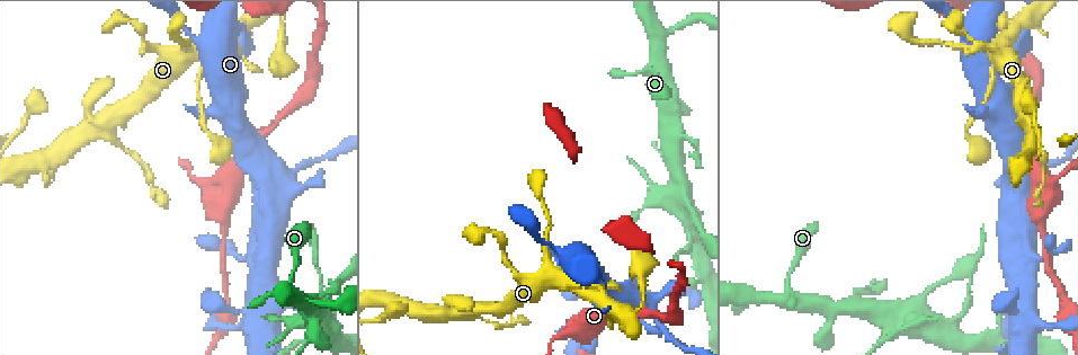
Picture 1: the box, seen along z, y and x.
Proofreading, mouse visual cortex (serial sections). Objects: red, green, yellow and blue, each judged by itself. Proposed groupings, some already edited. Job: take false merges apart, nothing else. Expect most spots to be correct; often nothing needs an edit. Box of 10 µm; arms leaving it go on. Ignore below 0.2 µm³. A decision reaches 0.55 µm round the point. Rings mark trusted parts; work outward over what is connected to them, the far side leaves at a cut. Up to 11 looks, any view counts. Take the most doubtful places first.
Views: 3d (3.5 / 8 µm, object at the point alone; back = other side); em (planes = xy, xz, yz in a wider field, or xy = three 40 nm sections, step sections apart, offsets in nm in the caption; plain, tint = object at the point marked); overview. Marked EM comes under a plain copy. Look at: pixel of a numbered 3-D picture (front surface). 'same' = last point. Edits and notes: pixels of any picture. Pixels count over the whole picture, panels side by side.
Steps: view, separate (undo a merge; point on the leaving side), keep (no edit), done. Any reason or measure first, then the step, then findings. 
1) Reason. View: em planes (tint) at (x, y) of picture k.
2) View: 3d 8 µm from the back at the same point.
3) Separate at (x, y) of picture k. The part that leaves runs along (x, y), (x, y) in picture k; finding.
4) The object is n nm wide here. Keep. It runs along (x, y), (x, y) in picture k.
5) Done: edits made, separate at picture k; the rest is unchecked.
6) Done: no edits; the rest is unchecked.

Abrupt turn. View: 3d 8 µm at (562, 273) of picture 1.

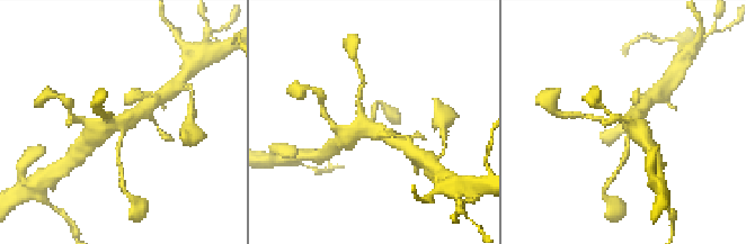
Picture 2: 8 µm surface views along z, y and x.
Closer look. View: 3d 3.5 µm at the same point.

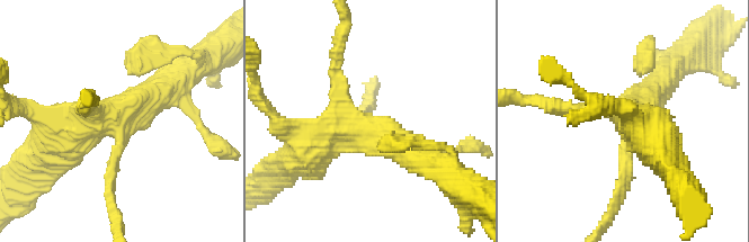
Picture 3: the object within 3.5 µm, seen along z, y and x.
Need the tissue. View: em xy step 1 (tint) at (118, 139) of picture 3.

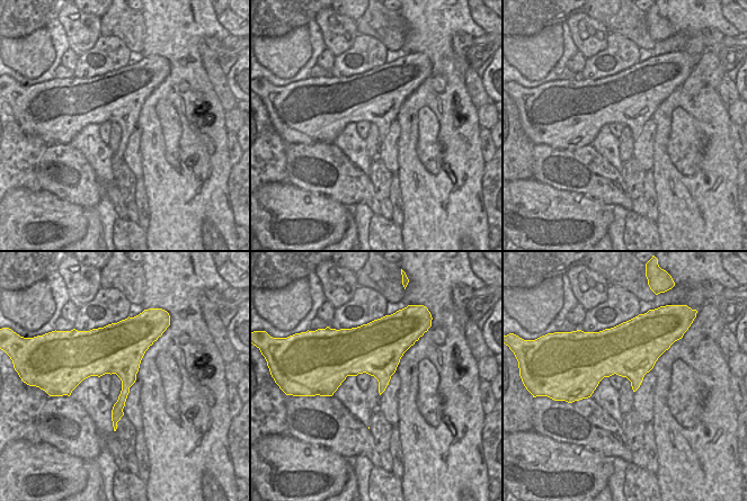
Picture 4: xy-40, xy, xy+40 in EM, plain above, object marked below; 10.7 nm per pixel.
Keep. It runs along (63, 128), (112, 118), (112, 212) in picture 3; all the same cell.

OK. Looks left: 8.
View: 3d 3.5 µm at (647, 305) of picture 1.

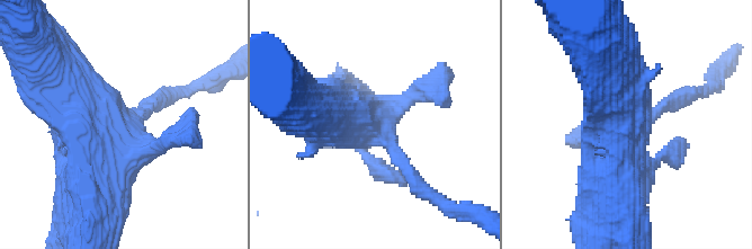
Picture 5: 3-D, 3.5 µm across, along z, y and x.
View: em xy step 2 (tint) at (370, 129) of picture 5.

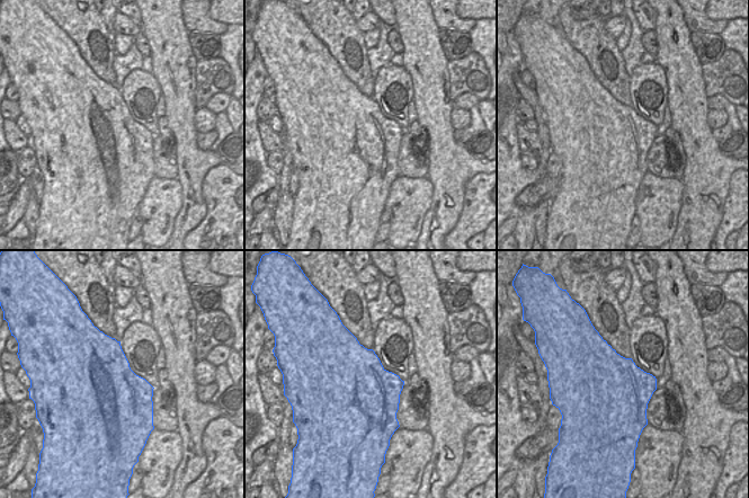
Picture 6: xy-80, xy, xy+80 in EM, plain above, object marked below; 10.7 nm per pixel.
The object is 850 nm wide here. Keep. It runs along (52, 67), (92, 129), (92, 205) in picture 5; one cell here.

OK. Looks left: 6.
View: 3d 3.5 µm at (1032, 325) of picture 1.

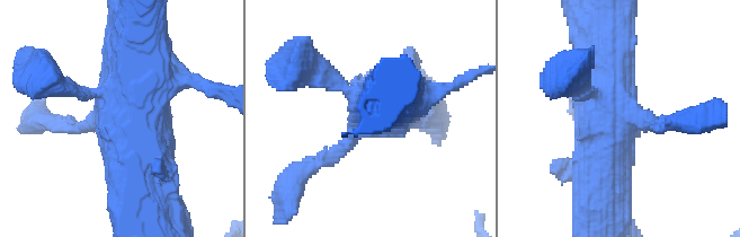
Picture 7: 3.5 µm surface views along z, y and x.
Shape alone is not enough. View: em xy step 1 (tint) at (117, 119) of picture 7.

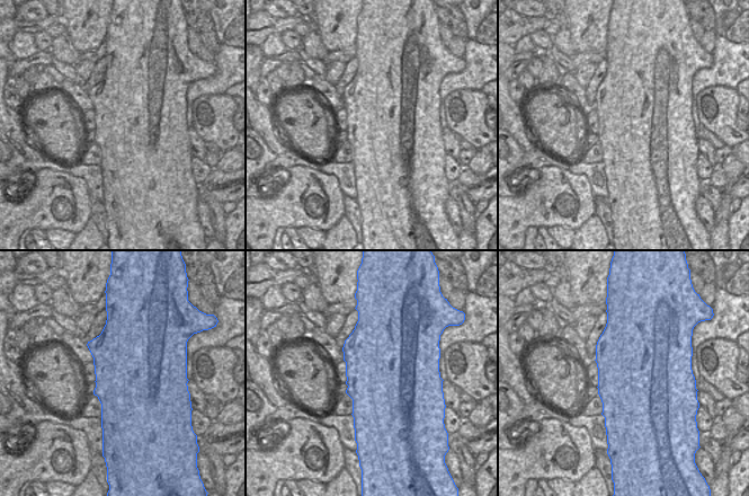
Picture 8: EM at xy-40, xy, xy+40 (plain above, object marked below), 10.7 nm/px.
Keep. One cell here.

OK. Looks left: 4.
View: 3d 3.5 µm at (787, 301) of picture 1.

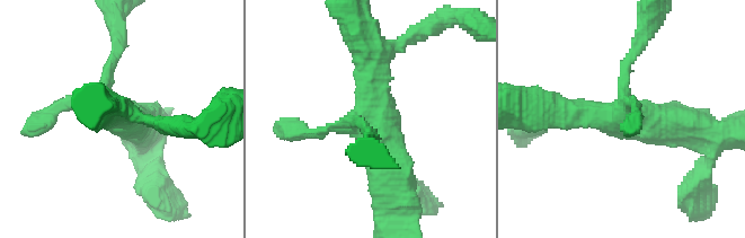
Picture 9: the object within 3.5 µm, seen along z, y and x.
View: em planes (tint) at (621, 119) of picture 9.

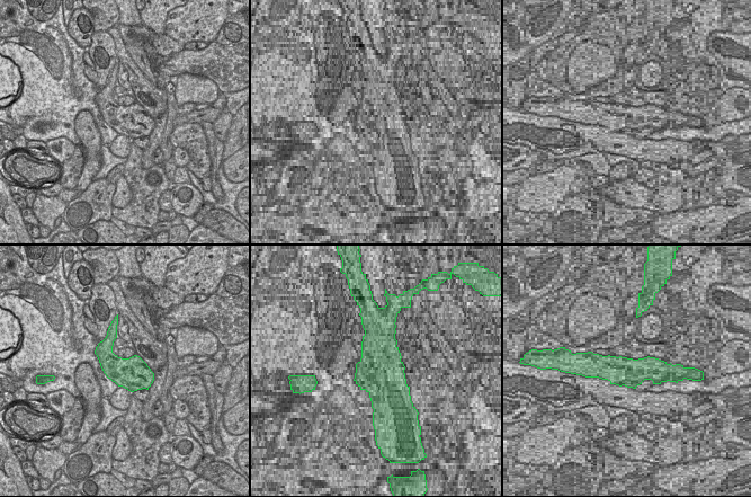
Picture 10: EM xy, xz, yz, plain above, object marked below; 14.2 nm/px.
Keep. Continuous, no second cell.

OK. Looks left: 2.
Done: no edits; the rest is unchecked.

